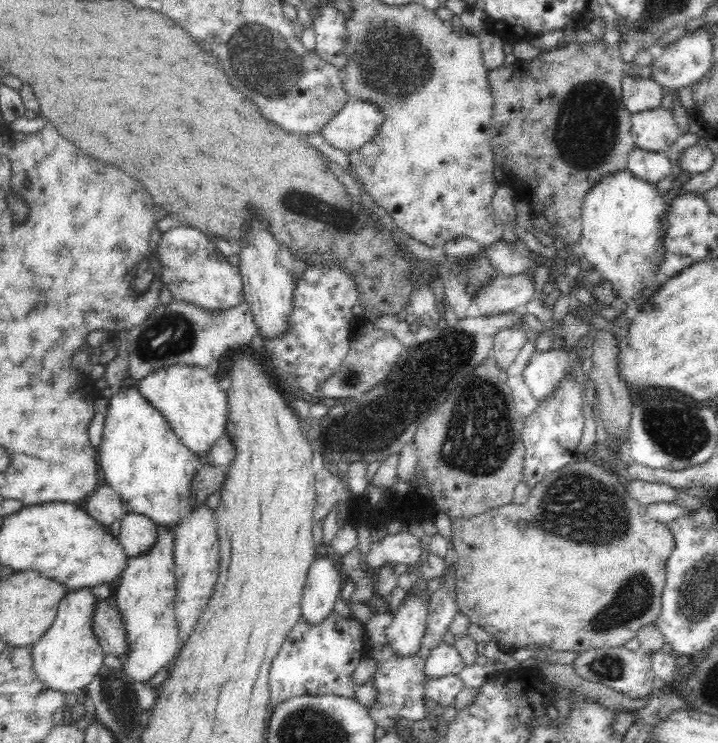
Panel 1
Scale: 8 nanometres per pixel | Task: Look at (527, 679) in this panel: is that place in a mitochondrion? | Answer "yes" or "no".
no

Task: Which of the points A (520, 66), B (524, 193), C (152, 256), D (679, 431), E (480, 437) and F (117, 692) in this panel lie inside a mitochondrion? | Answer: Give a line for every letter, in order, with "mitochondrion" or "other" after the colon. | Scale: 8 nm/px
A: other
B: other
C: other
D: mitochondrion
E: mitochondrion
F: mitochondrion

